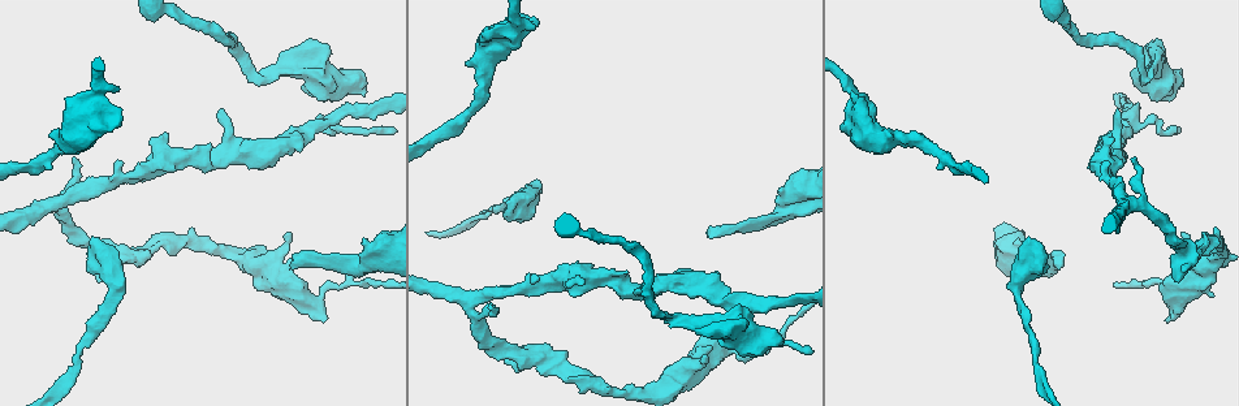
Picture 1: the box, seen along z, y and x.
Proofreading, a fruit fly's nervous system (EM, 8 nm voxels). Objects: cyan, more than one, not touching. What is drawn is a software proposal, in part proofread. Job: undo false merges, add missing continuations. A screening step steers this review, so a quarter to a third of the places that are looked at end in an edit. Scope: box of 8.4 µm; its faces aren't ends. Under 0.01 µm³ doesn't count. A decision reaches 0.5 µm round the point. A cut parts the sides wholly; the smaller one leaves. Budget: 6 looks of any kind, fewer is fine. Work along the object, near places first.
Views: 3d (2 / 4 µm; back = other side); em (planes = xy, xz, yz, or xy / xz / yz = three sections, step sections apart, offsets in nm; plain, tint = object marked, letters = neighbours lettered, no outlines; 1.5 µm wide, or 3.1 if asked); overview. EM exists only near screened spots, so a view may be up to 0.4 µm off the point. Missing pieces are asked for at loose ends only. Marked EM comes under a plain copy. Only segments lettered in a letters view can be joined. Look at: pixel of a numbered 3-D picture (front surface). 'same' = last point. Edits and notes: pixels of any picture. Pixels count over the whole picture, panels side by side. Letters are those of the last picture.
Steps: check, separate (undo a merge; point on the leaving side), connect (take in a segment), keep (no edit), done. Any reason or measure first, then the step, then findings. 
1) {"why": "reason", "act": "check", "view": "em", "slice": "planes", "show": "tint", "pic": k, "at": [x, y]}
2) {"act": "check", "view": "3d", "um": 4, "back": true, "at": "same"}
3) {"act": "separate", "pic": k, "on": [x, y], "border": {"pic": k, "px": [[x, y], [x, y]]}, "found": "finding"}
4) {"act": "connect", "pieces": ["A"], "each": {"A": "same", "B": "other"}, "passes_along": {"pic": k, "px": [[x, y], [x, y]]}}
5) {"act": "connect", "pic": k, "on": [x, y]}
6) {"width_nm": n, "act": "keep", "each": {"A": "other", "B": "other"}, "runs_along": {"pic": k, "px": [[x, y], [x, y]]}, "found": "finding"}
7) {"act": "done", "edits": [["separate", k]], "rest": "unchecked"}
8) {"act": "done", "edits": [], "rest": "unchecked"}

{"why": "branch stops here", "act": "check", "view": "em", "slice": "xy", "step": 4, "show": "letters", "pic": 1, "at": [363, 96]}

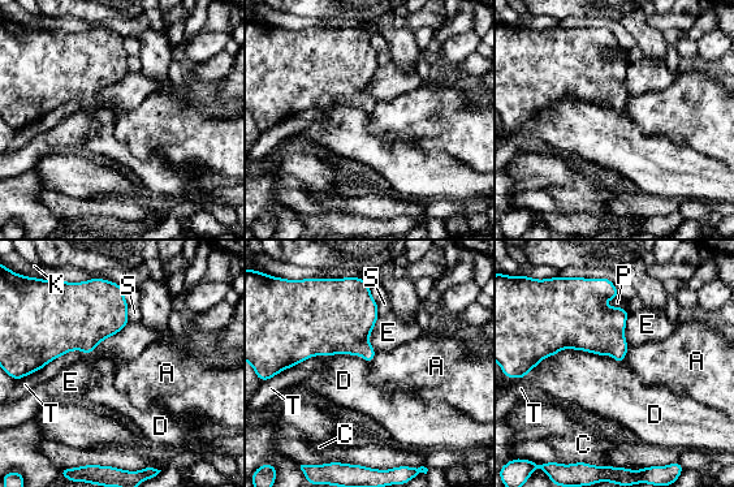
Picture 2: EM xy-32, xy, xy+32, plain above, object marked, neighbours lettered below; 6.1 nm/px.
{"act": "check", "view": "em", "slice": "planes", "show": "letters", "at": "same"}

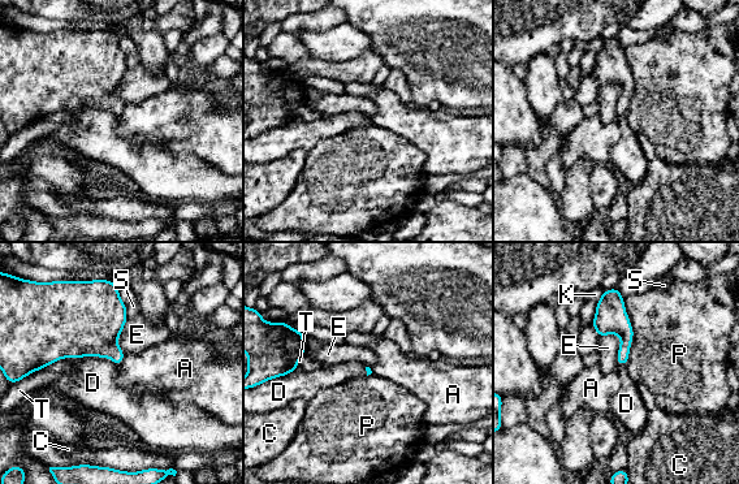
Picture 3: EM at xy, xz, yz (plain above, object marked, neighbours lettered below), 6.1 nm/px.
{"longest_contact_nm": ["P", 400], "act": "keep", "each": {"A": "other", "C": "other", "D": "other", "E": "other", "K": "other", "P": "other", "S": "other", "T": "other"}, "border": {"pic": 3, "px": [[76, 358], [108, 357], [119, 366]]}, "found": "none of them fits"}

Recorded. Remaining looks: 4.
{"why": "abrupt turn", "act": "check", "view": "em", "slice": "planes", "show": "letters", "pic": 1, "at": [257, 78]}

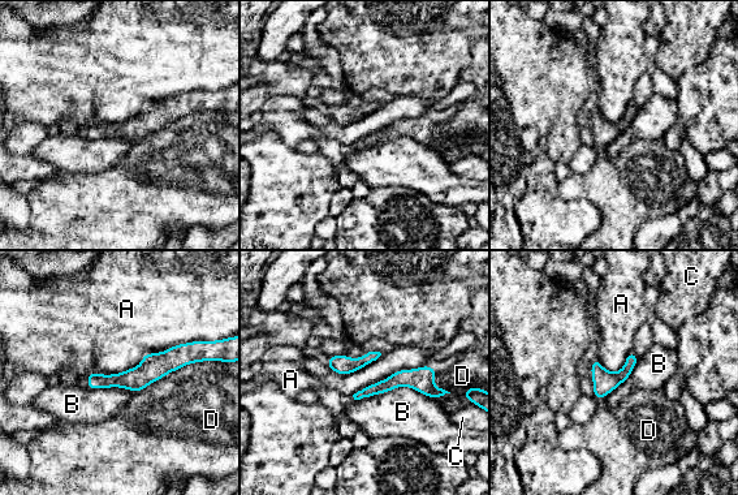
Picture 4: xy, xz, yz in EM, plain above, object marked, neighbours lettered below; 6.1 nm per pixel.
{"longest_contact_nm": ["A", 700], "act": "keep", "each": {"A": "other", "B": "other", "C": "other", "D": "other"}, "border": {"pic": 4, "px": [[198, 340], [87, 375]]}, "found": "one cell here"}

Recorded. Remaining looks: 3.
{"why": "tapers out", "act": "check", "view": "em", "slice": "yz", "step": 8, "show": "letters", "pic": 1, "at": [711, 231]}

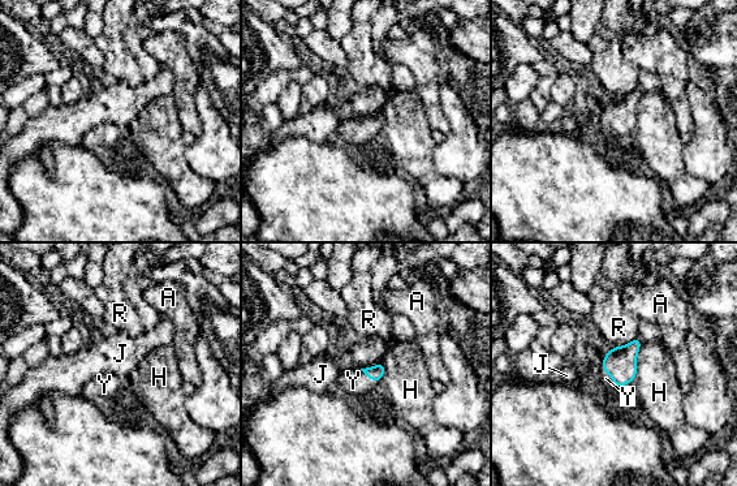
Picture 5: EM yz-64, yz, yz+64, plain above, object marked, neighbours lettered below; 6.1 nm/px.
{"why": "another direction", "act": "check", "view": "em", "slice": "planes", "show": "letters", "at": "same"}

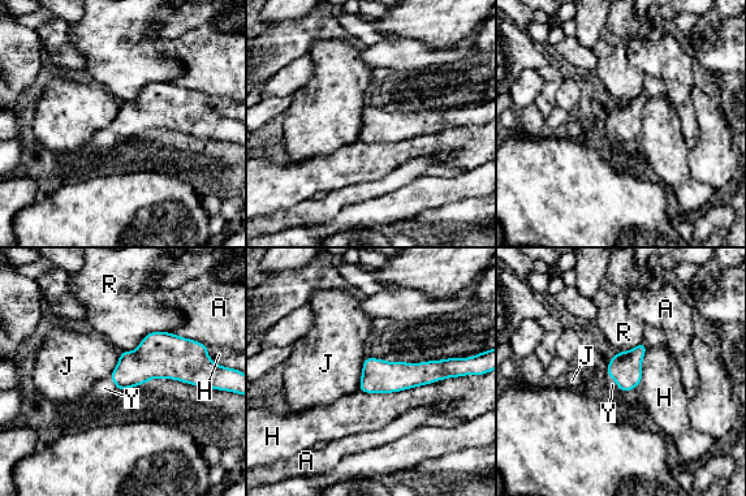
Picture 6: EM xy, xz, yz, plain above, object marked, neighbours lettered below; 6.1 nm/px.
{"longest_contact_nm": ["H", 650], "act": "connect", "pieces": ["Y"], "each": {"A": "other", "H": "other", "J": "other", "R": "other", "Y": "same"}, "passes_along": {"pic": 6, "px": [[625, 367], [615, 380], [611, 383]]}, "found": "the cell continues"}

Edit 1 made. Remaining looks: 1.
{"act": "done", "edits": [["connect", 6]], "rest": "unchecked"}

